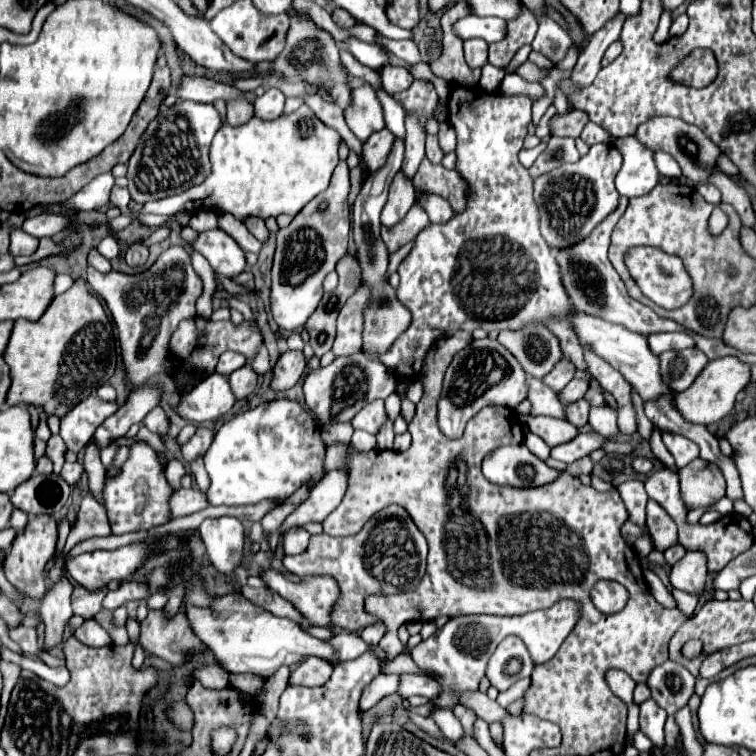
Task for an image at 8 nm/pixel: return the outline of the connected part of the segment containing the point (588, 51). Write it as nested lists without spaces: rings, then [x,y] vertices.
[[[617,13],[613,19],[609,19],[589,41],[589,45],[583,49],[583,53],[579,55],[579,61],[575,65],[575,69],[571,71],[571,79],[577,85],[587,85],[595,79],[595,75],[601,71],[601,59],[603,53],[607,51],[607,47],[619,39],[621,35],[621,27],[623,21],[627,19],[627,15]]]

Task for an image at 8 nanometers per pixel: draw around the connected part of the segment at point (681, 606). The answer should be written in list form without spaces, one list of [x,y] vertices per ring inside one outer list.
[[[673,589],[673,597],[675,597],[675,601],[677,601],[677,609],[679,609],[683,615],[689,617],[695,613],[695,607],[697,607],[695,595],[683,595],[681,591],[675,591],[675,589]]]

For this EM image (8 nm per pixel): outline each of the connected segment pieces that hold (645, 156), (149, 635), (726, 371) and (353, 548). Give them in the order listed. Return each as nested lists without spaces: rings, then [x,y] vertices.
[[[619,139],[613,145],[623,155],[623,165],[615,177],[615,189],[619,195],[627,199],[647,195],[647,191],[659,183],[659,173],[651,159],[653,151],[647,151],[647,147],[635,139]]]
[[[149,609],[145,621],[139,623],[139,644],[145,651],[173,663],[181,665],[185,655],[193,655],[203,649],[203,643],[194,635],[189,627],[187,615],[183,609],[175,613],[175,617],[167,617],[165,609]]]
[[[735,357],[715,359],[707,363],[707,367],[697,375],[697,379],[693,381],[689,389],[685,389],[683,393],[677,393],[675,407],[687,423],[711,425],[711,423],[721,421],[725,415],[733,411],[735,397],[739,391],[745,389],[747,383],[749,383],[749,367],[745,363],[739,363],[739,359]]]
[[[391,505],[375,515],[357,535],[353,537],[331,537],[327,533],[313,535],[305,553],[285,557],[283,565],[295,575],[329,575],[339,585],[339,601],[331,609],[331,627],[345,631],[361,631],[375,623],[361,611],[361,603],[367,595],[393,595],[411,591],[419,585],[425,575],[427,541],[415,527],[409,513]]]

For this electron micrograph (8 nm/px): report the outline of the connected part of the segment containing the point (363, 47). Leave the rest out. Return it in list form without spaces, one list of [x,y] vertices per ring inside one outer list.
[[[349,37],[349,39],[347,39],[347,49],[351,51],[351,55],[353,55],[359,63],[363,63],[363,65],[367,65],[367,67],[371,67],[371,69],[377,69],[377,67],[383,67],[383,65],[389,63],[389,61],[387,61],[387,55],[385,55],[379,47],[369,45],[369,43],[365,43],[365,41],[359,41],[359,39],[355,39],[355,37]]]

